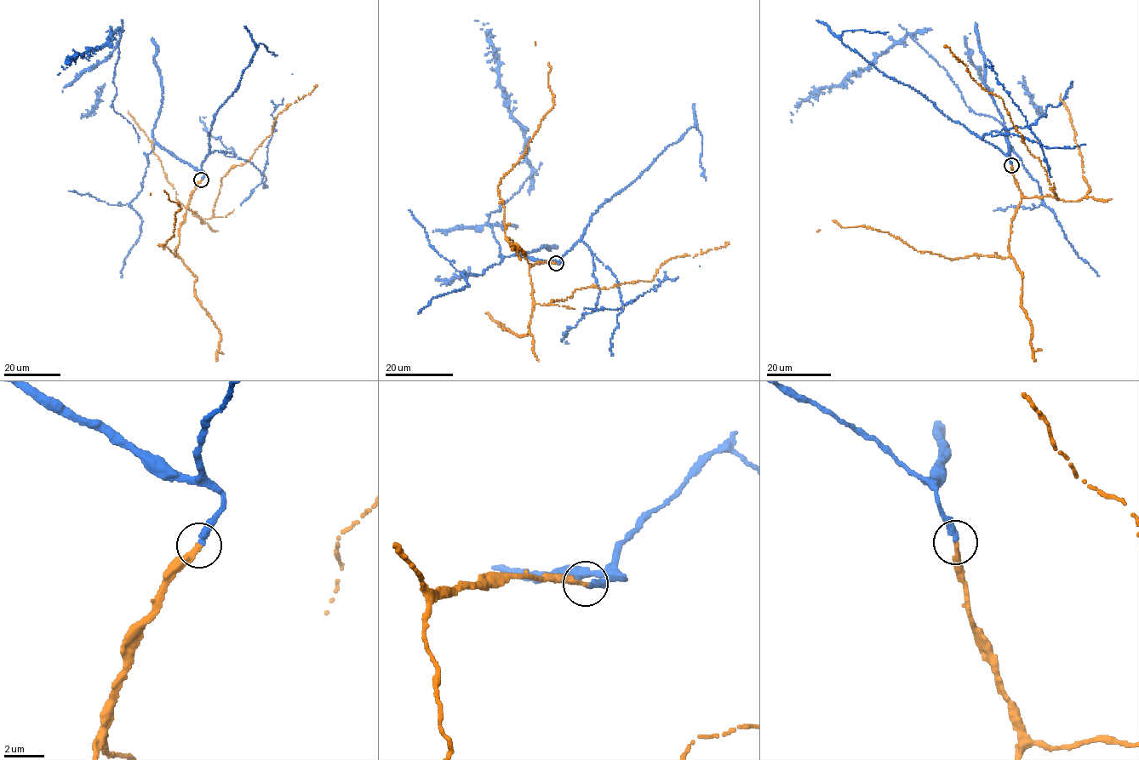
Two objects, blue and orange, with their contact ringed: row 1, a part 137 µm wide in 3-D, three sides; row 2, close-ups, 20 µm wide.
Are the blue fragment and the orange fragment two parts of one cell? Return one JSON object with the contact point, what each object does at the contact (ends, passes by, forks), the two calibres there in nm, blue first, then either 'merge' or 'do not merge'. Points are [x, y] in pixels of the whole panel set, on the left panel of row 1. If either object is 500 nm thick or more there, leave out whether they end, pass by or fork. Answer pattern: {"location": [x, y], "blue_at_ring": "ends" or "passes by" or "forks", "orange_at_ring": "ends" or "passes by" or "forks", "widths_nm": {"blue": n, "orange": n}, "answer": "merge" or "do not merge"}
{"location": [201, 180], "blue_at_ring": "ends", "orange_at_ring": "ends", "widths_nm": {"blue": 360, "orange": 280}, "answer": "merge"}

